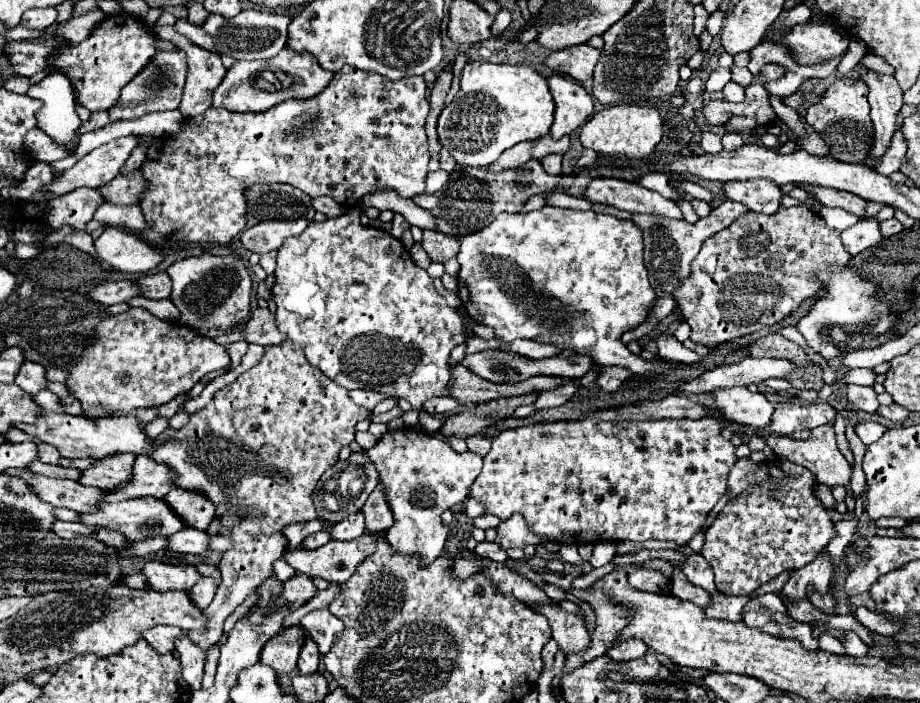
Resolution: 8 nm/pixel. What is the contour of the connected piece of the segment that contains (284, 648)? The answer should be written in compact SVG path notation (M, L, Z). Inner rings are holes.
M300 626L282 630L280 634L276 634L276 638L268 640L268 646L264 646L260 654L260 662L264 662L266 666L272 666L278 676L294 672L304 636L306 634Z

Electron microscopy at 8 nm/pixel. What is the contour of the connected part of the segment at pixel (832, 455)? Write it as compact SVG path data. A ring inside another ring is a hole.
M832 422L814 428L810 432L810 438L806 438L806 440L794 440L794 438L782 436L782 434L766 434L766 444L772 446L776 456L788 458L790 462L796 462L796 464L808 468L810 472L814 472L818 482L822 482L822 484L832 486L832 488L834 486L844 486L844 488L850 486L852 466L848 464L844 454L836 448L836 434L834 434L834 424Z

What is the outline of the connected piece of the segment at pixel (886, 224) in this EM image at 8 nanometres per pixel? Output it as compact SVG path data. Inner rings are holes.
M890 218L890 220L884 220L884 222L880 224L880 228L882 228L882 236L892 236L892 234L902 232L904 226L902 226L896 218Z

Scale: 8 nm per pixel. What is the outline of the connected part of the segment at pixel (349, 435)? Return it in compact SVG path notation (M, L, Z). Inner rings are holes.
M286 340L280 346L266 348L266 354L254 368L240 374L230 386L218 390L206 408L192 414L190 422L180 428L174 438L166 440L152 452L156 462L166 462L180 474L176 486L200 490L216 504L216 516L222 518L220 534L234 540L234 548L224 552L220 562L222 584L218 586L212 604L204 610L208 616L206 632L188 632L188 638L192 638L196 646L208 650L218 644L224 620L246 600L246 596L256 590L256 586L262 584L262 580L272 574L272 564L286 552L282 528L316 518L316 508L310 494L320 476L332 466L332 462L338 460L340 448L354 440L356 422L368 418L368 414L368 410L356 406L348 398L346 388L336 386L336 382L310 366L300 346Z

